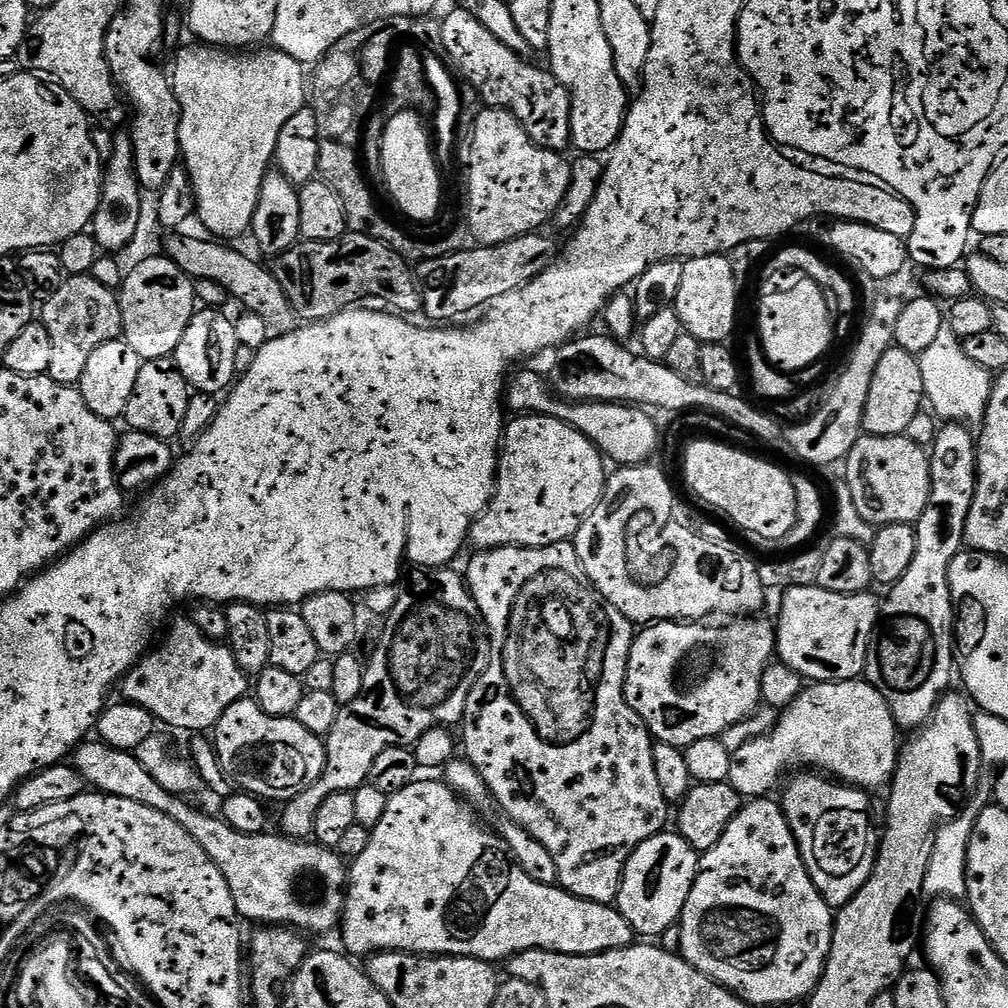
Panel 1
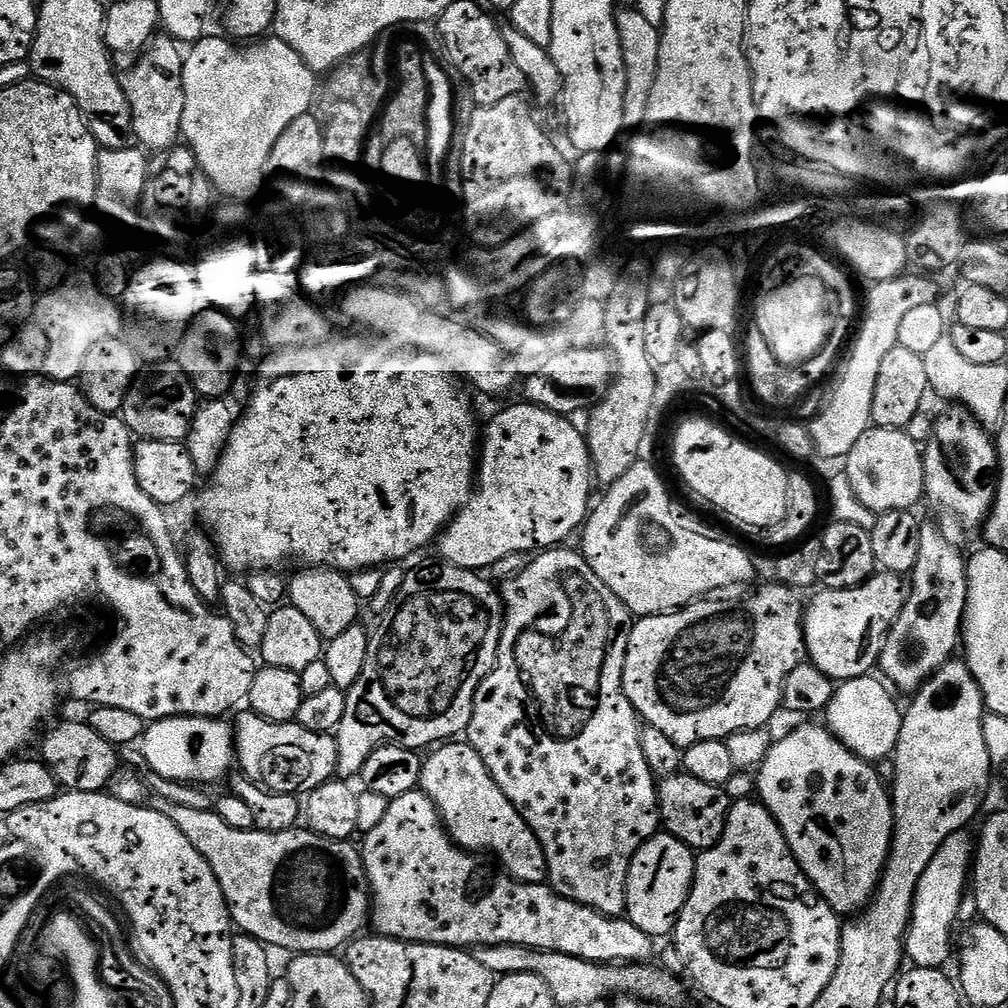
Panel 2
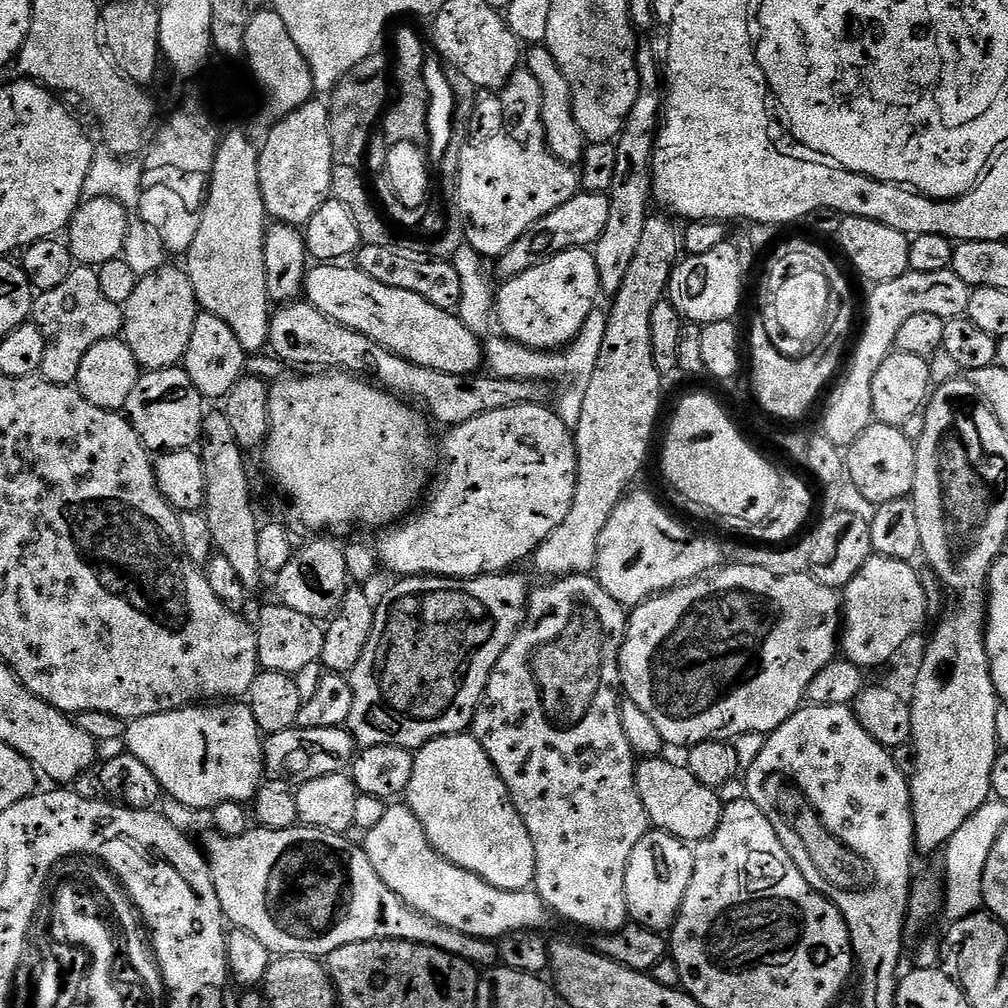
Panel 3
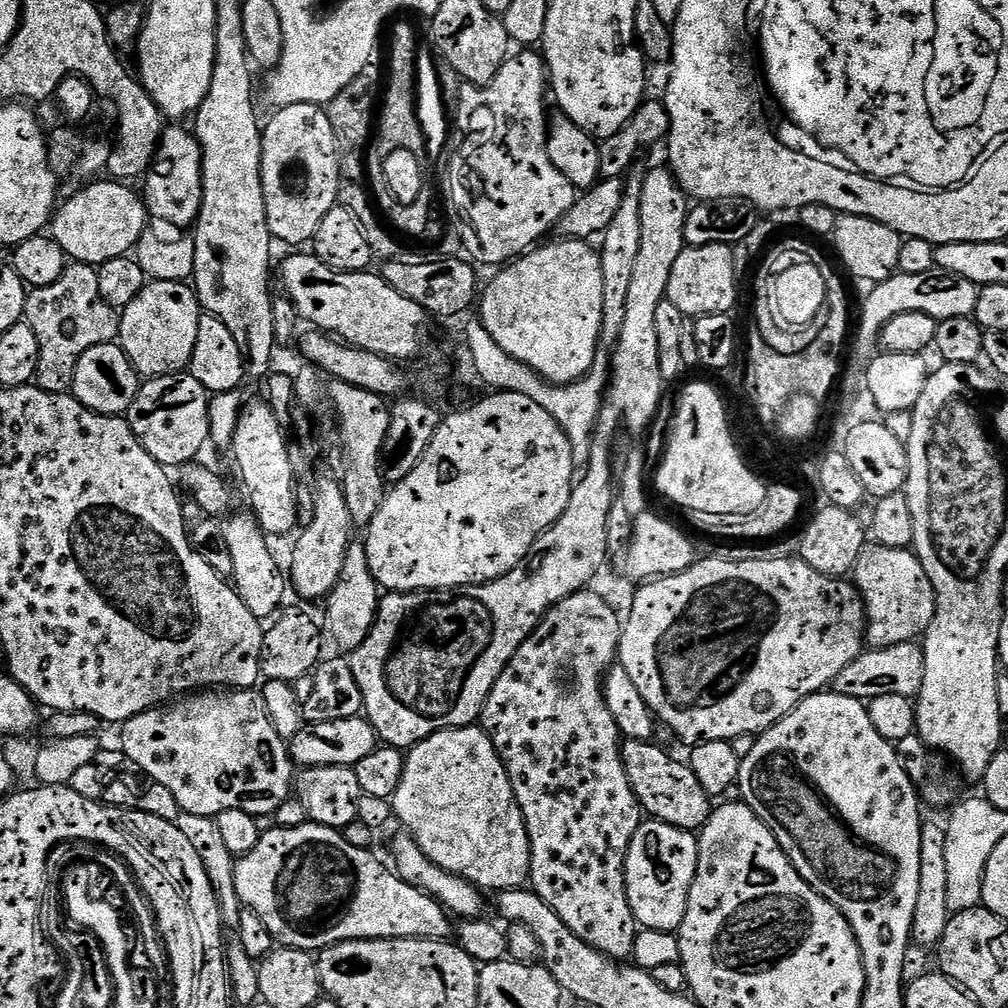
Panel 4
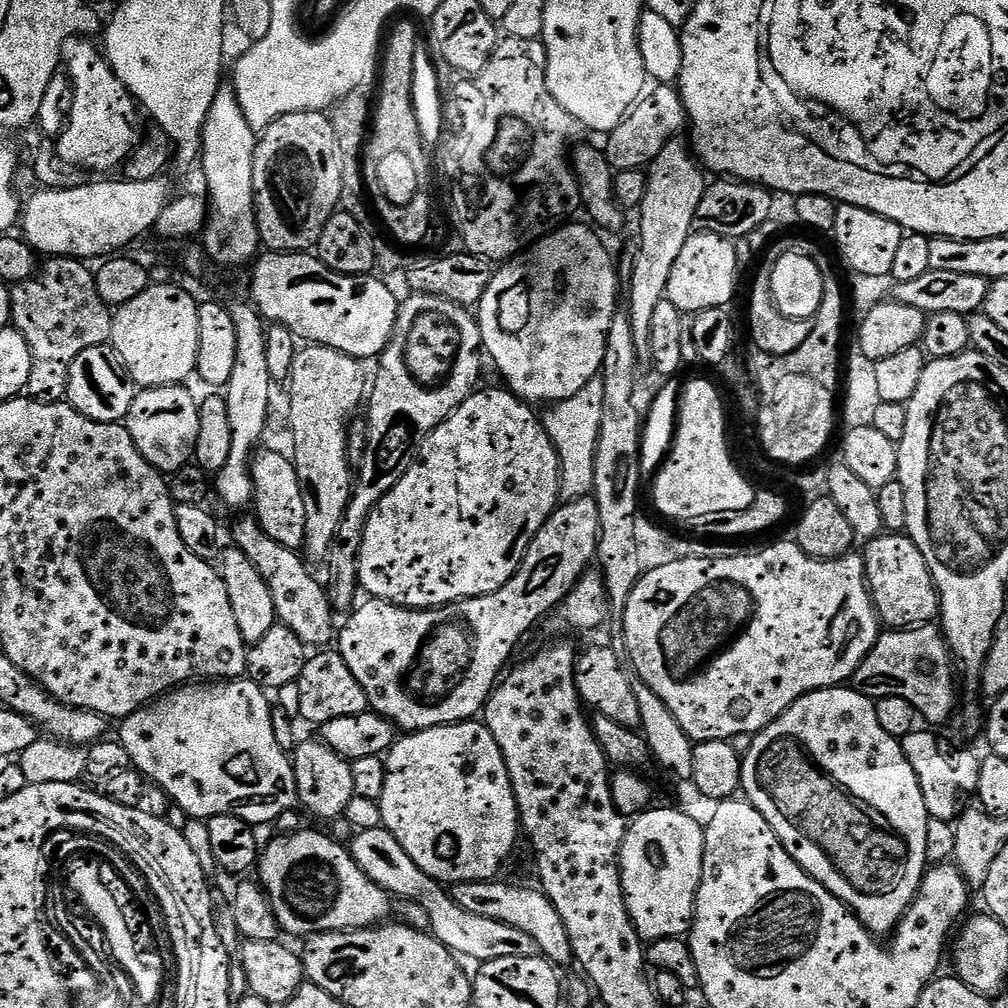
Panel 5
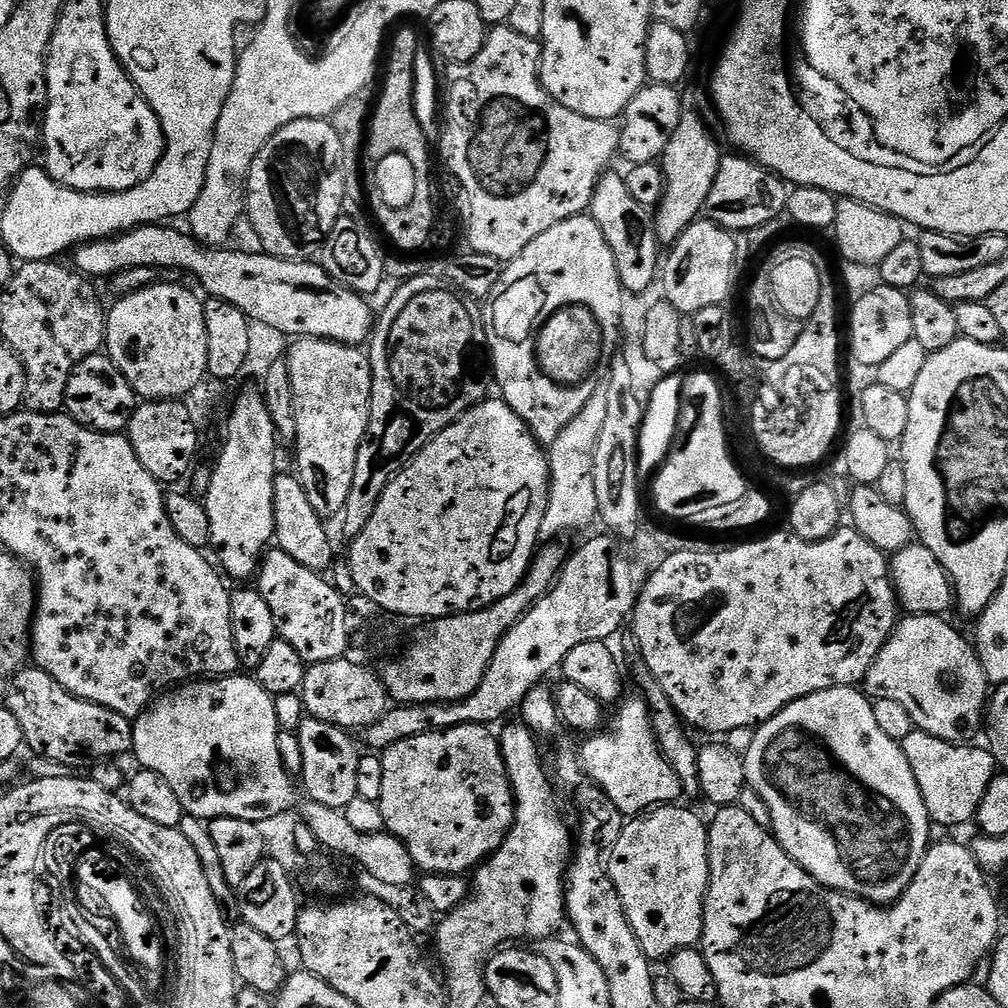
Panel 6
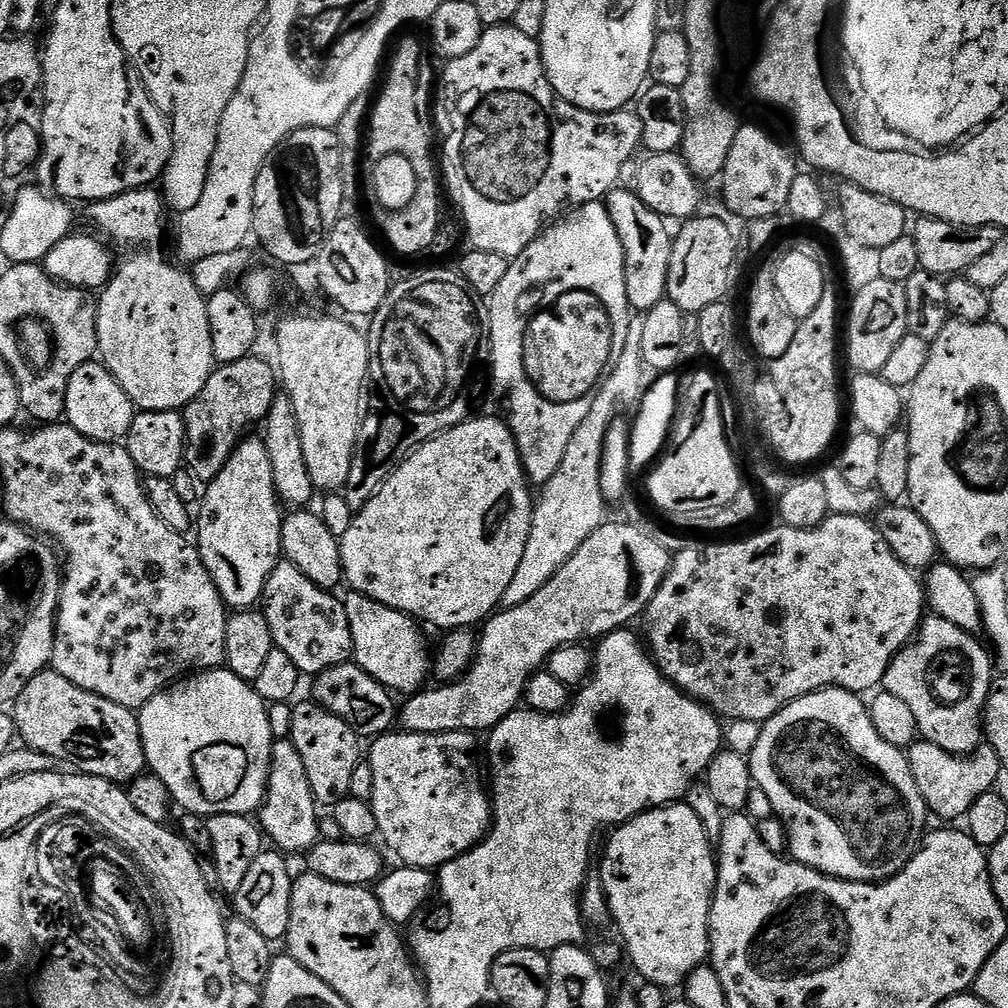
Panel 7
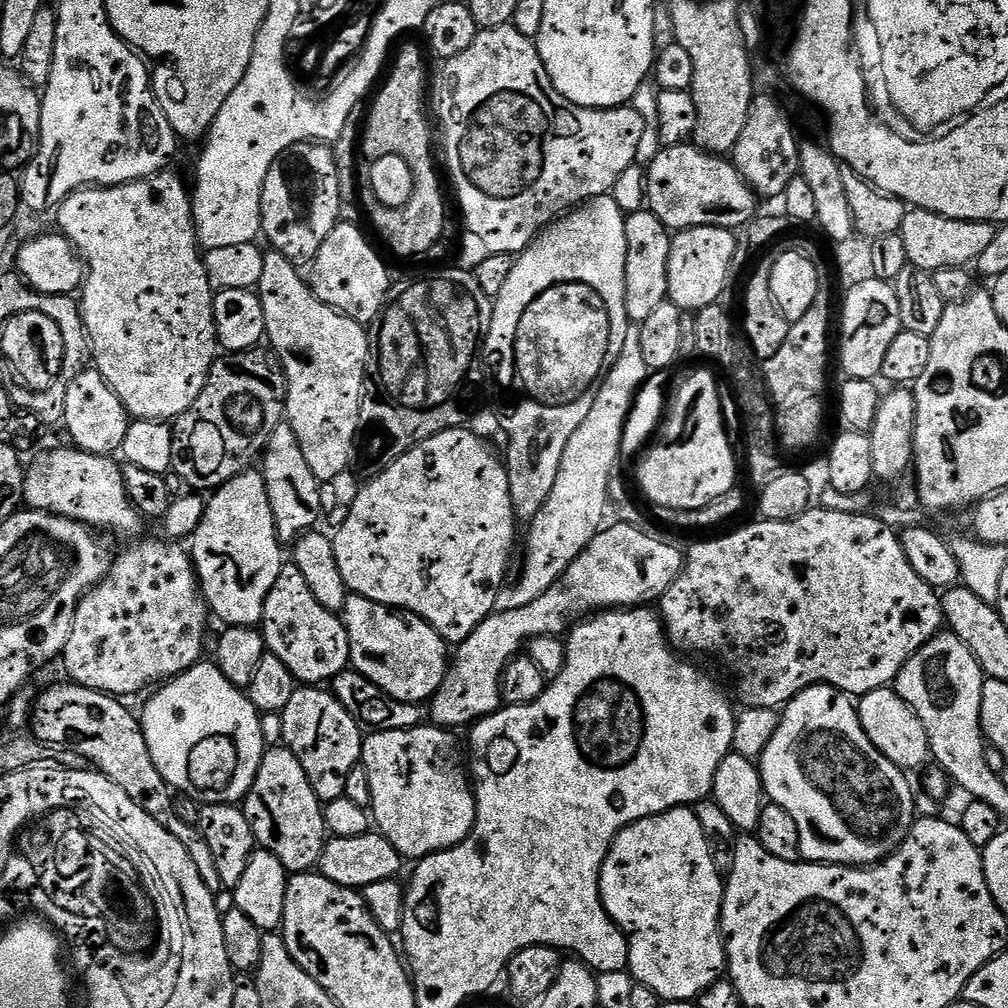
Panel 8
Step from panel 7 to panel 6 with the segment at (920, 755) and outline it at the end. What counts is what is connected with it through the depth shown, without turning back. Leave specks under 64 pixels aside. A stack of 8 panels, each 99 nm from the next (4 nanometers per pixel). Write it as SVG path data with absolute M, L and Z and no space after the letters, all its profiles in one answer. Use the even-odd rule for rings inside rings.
M917 728L900 741L900 745L918 782L918 788L922 791L929 819L949 828L971 823L976 817L986 786L998 772L991 751L984 746L978 748L975 744L950 744Z

